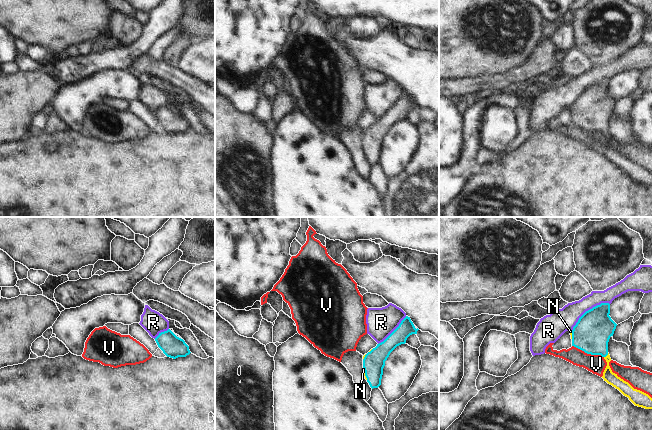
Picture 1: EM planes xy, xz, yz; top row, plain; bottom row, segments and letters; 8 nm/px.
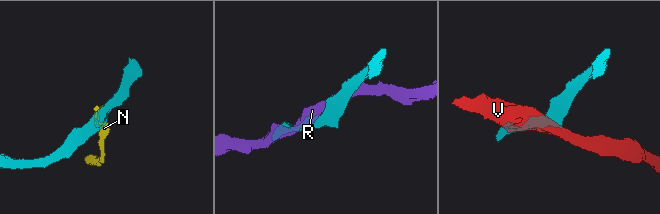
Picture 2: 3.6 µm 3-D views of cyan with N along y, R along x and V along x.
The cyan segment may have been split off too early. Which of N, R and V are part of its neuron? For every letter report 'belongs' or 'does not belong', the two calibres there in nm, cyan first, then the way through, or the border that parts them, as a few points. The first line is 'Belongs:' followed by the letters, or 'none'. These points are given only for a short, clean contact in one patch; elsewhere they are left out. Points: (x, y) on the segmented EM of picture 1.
Belongs: N
N: belongs; 300 nm thick on the cyan side, 100 nm on the other
R: does not belong; 300 nm thick on the cyan side, 190 nm on the other
V: does not belong; 300 nm thick on the cyan side, 150 nm on the other; border along yz (572, 345), (587, 353), (600, 354), (603, 357)

